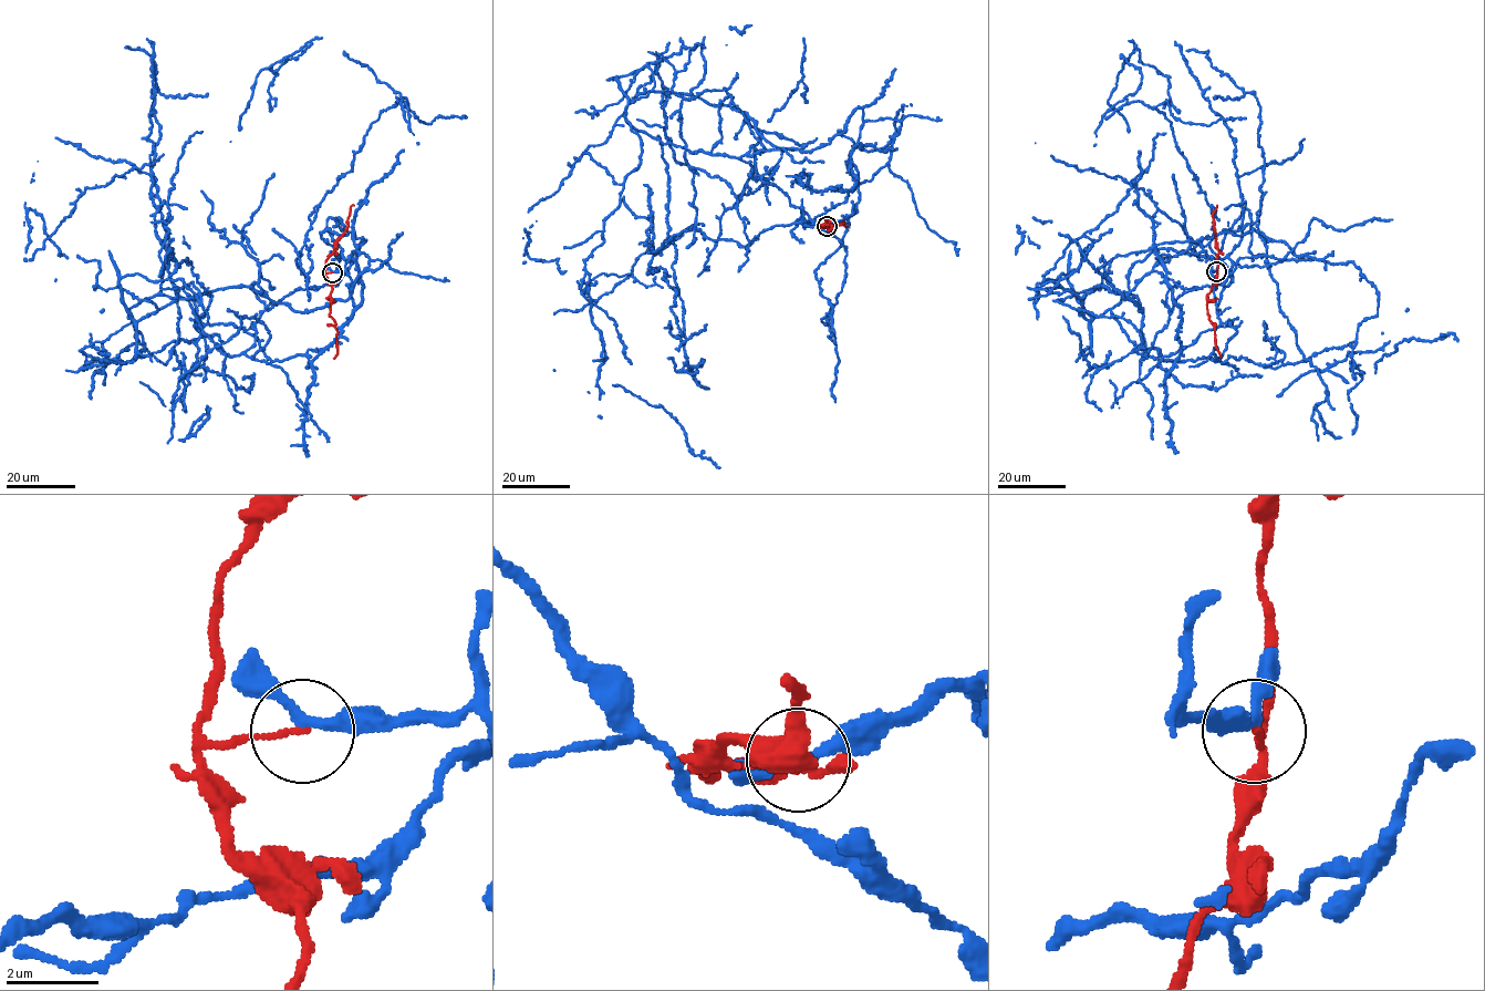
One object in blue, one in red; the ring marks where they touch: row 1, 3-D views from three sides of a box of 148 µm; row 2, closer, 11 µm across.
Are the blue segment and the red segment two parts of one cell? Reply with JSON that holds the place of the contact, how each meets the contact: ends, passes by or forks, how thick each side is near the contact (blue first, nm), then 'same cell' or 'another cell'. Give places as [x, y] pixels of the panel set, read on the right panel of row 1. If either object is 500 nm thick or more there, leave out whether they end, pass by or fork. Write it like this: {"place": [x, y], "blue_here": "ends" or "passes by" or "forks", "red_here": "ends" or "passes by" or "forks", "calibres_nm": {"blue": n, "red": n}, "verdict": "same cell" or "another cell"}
{"place": [1216, 271], "blue_here": "passes by", "red_here": "ends", "calibres_nm": {"blue": 220, "red": 130}, "verdict": "another cell"}

